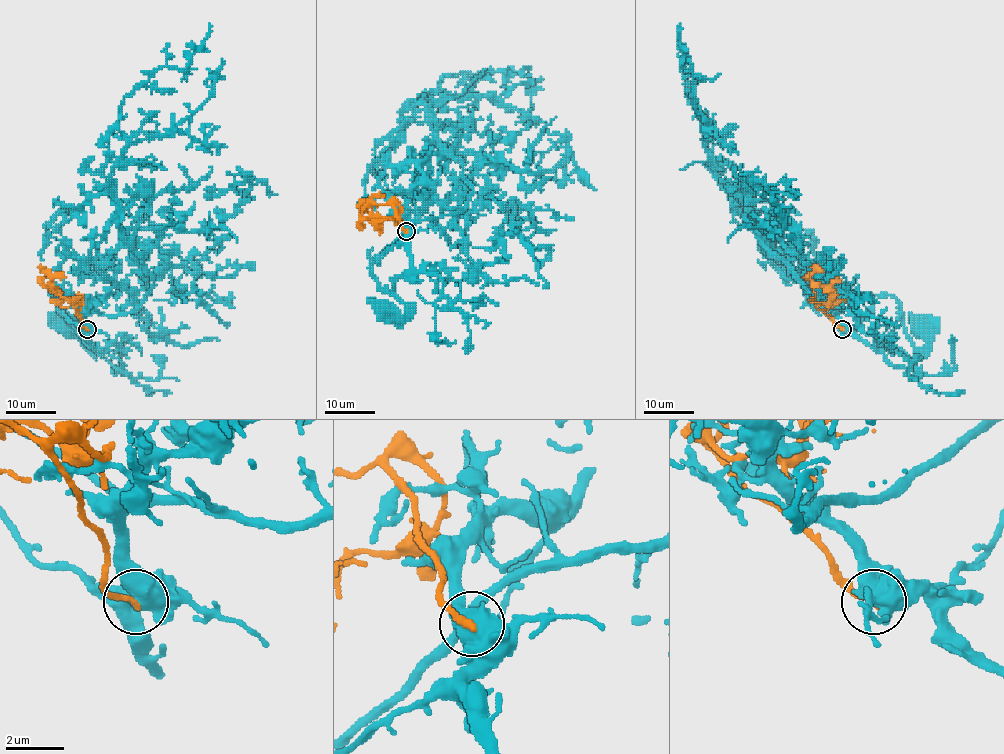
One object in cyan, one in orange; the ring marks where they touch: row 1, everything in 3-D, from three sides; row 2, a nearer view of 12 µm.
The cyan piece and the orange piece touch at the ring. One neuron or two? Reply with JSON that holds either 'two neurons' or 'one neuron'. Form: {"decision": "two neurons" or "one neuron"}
{"decision": "two neurons"}

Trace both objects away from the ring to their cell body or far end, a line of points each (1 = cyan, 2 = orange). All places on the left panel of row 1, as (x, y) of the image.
1: (86, 328), (91, 348), (78, 333), (74, 319), (65, 315), (86, 349), (74, 333), (62, 328), (66, 325)
2: (86, 329), (81, 327), (81, 319), (72, 304), (75, 302), (81, 304), (67, 298), (57, 303), (69, 308)

